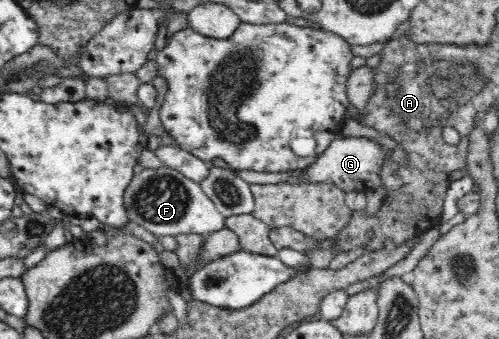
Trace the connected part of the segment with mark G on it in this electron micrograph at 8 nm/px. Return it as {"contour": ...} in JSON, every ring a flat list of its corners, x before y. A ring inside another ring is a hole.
{"contour":[[339,137,334,139,311,165,304,168,298,175,291,175,283,182,287,182,287,184,322,184,329,182,346,194,353,191,364,193,381,186,381,176,379,176,381,164,390,156,391,152,389,150,383,151,381,145,371,139]]}

